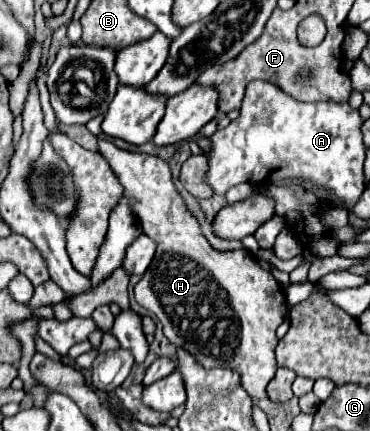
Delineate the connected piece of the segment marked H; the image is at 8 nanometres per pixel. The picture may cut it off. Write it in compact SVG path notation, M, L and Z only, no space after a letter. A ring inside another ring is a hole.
M98 137L98 147L102 157L108 161L112 171L120 179L124 187L124 195L132 199L134 211L142 221L144 233L158 243L150 267L134 287L136 301L158 317L158 321L164 327L164 335L172 345L192 353L196 361L200 361L200 365L204 365L206 369L226 367L240 373L244 391L252 399L264 399L266 385L272 381L278 369L274 357L274 349L278 345L276 327L284 321L284 311L286 311L282 287L268 271L260 267L260 263L256 263L256 257L250 255L246 249L216 251L214 247L210 247L210 243L200 231L196 215L188 209L186 201L182 199L182 195L172 183L172 173L168 163L152 155L120 151L114 143L100 137Z

